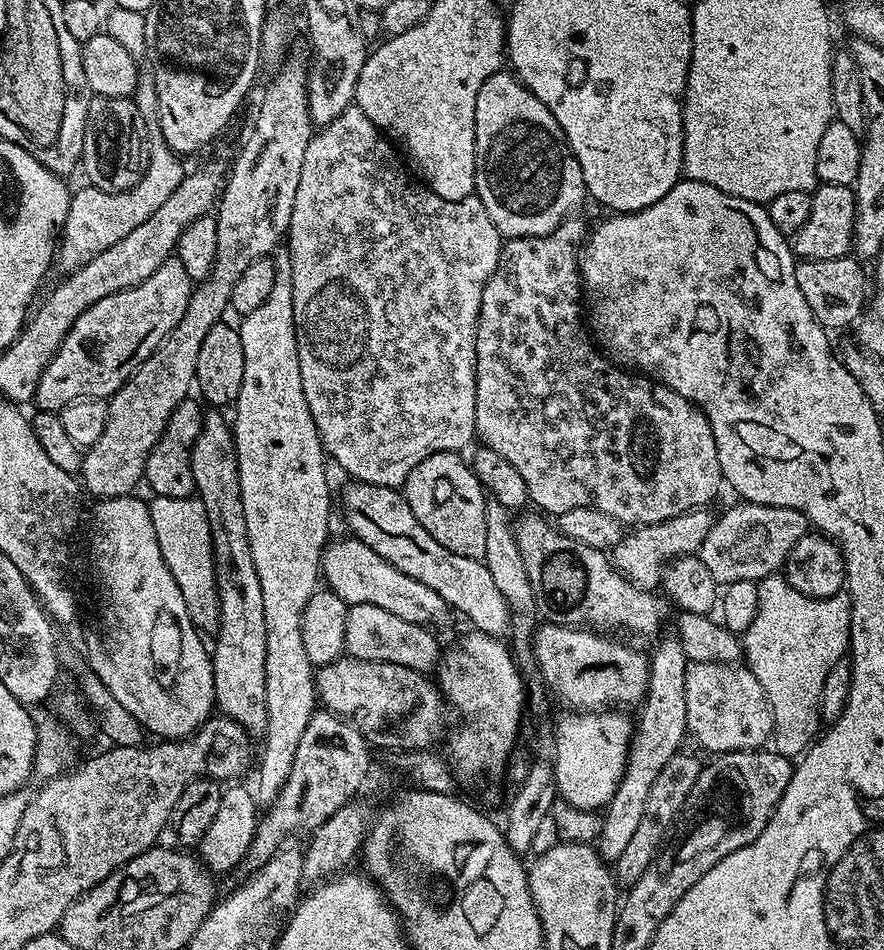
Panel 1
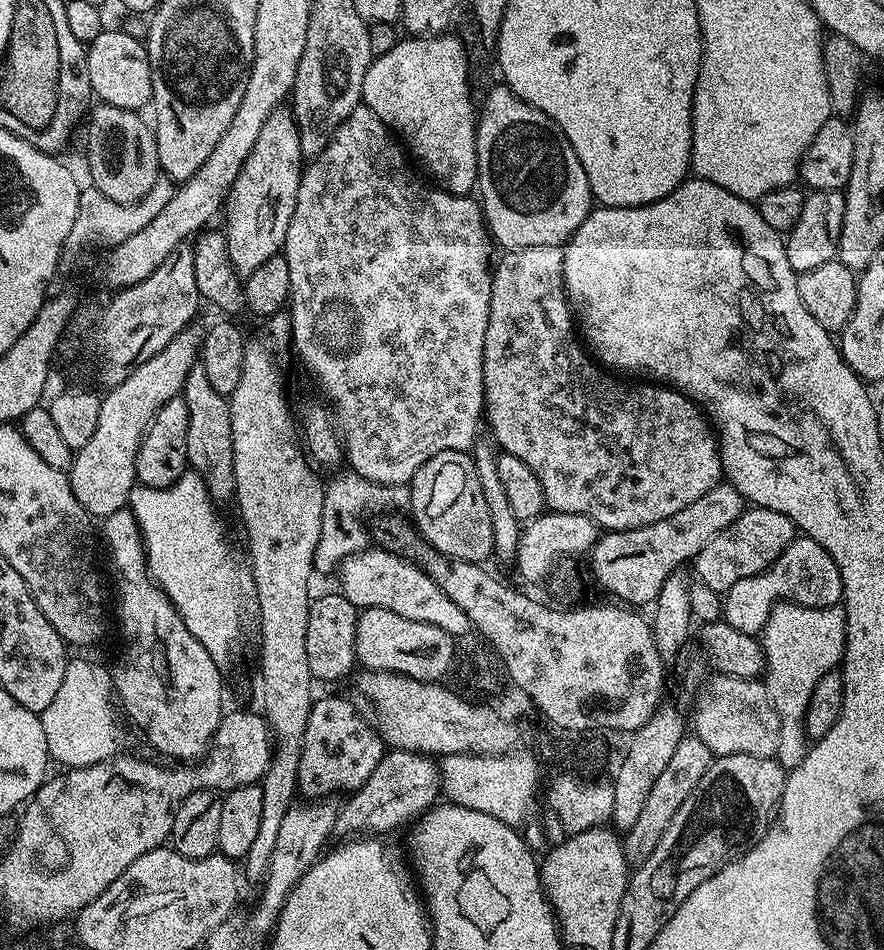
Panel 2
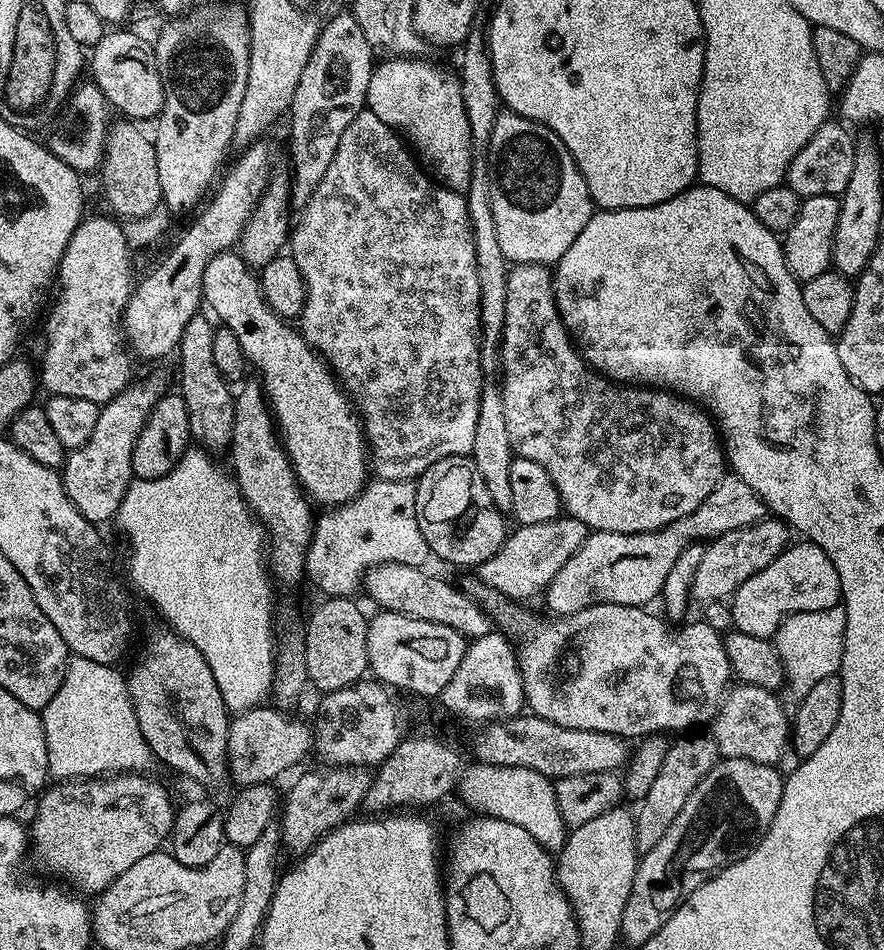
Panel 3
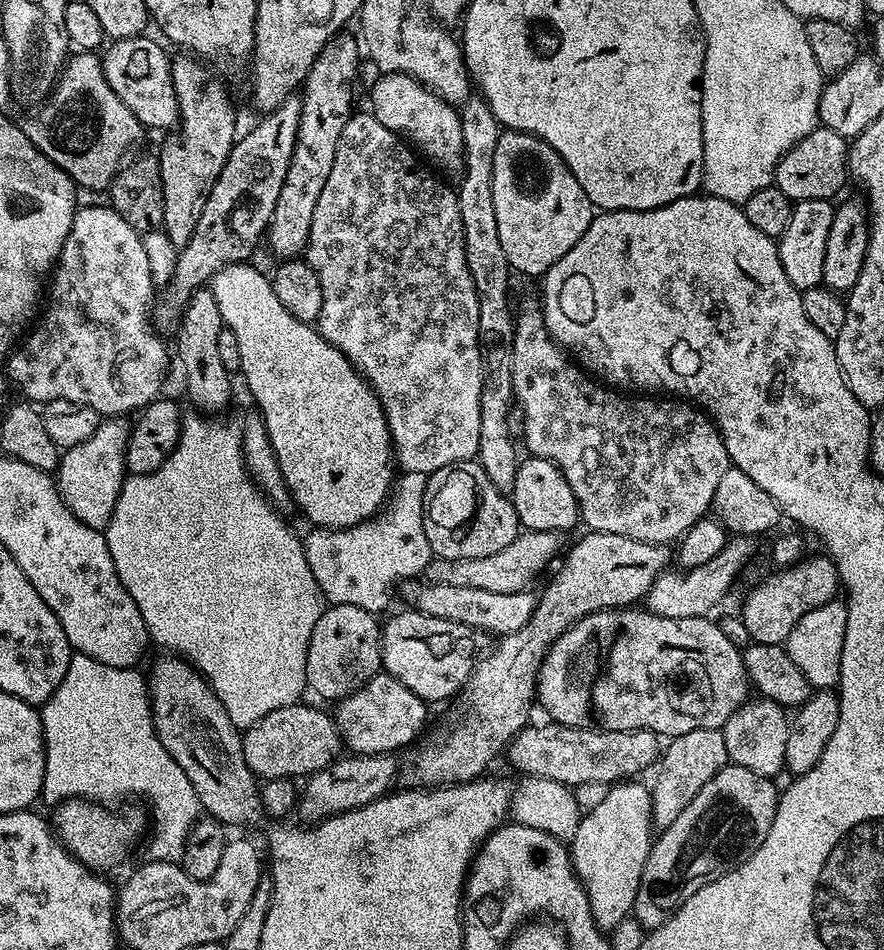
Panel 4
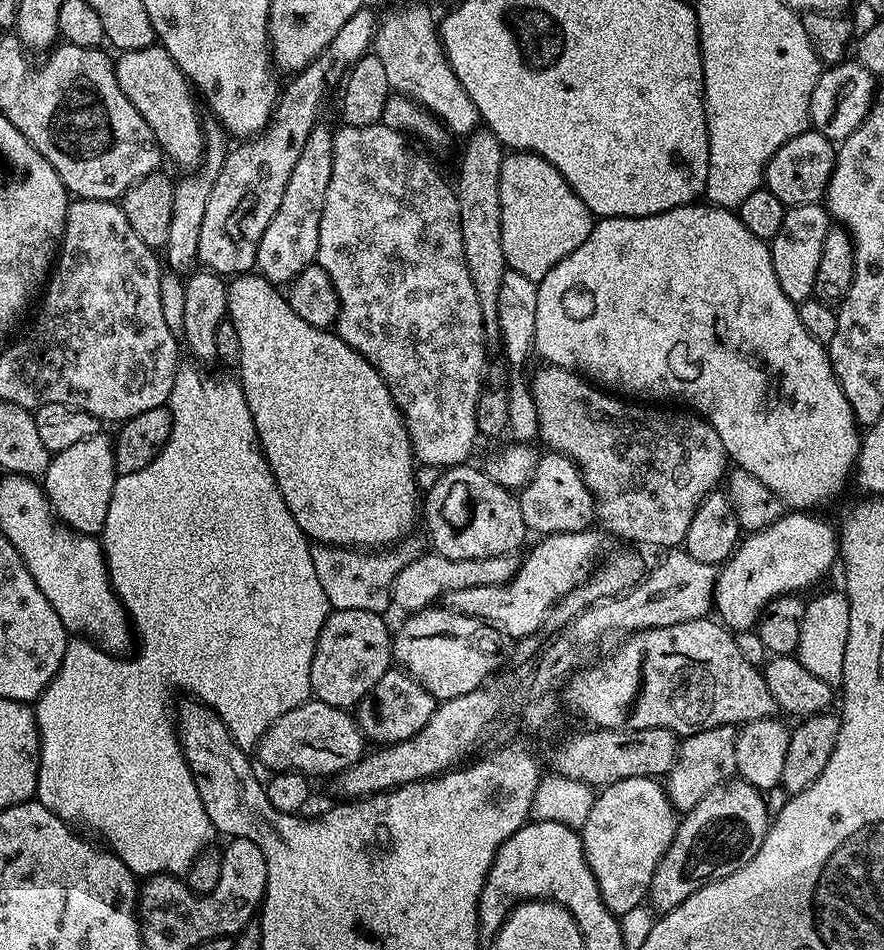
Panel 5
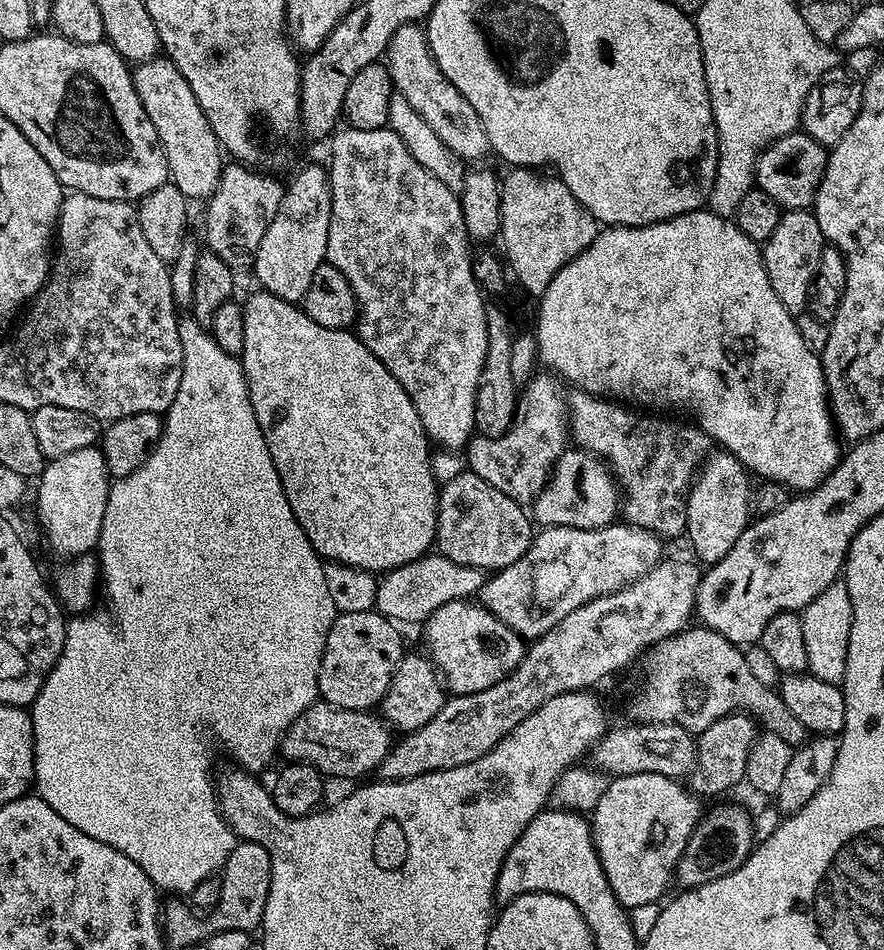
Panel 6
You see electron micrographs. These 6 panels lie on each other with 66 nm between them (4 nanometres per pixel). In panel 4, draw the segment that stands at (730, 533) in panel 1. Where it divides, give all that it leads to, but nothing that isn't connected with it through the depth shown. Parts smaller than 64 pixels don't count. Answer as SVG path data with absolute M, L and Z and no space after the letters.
M733 535L727 544L706 562L697 568L687 570L665 570L652 583L646 597L647 611L666 618L698 618L708 616L711 608L727 594L732 583L740 576L740 571L748 564L748 559L755 554L756 548L746 536Z

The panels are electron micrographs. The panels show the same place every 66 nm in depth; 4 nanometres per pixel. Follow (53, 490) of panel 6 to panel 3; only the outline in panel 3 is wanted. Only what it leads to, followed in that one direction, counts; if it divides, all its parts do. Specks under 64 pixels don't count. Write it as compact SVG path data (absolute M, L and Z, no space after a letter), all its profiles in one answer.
M154 381L145 384L133 382L122 394L118 394L108 404L101 407L98 423L94 426L94 434L80 448L73 448L67 453L62 479L64 489L78 506L80 513L90 523L104 526L104 523L115 517L120 508L122 498L126 494L128 485L132 483L132 455L134 442L138 442L138 434L142 434L142 426L152 412L157 400L162 395L162 389Z

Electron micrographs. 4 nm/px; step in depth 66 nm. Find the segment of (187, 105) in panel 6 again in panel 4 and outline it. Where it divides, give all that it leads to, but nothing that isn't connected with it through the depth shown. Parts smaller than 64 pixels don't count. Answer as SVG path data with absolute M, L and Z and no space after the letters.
M132 37L111 43L109 45L111 47L102 56L103 70L114 94L117 94L119 100L129 107L130 112L138 118L143 127L158 130L170 127L173 129L179 121L179 112L177 110L177 95L174 94L171 59L156 41L146 37Z

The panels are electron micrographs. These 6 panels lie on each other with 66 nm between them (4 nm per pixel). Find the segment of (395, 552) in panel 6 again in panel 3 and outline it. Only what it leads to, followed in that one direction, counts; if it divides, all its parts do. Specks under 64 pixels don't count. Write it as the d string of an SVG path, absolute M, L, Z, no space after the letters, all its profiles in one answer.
M239 251L214 253L210 262L206 262L206 270L202 270L202 290L203 303L212 307L211 315L217 321L220 319L219 323L223 327L234 330L234 338L238 338L242 346L245 361L251 367L253 364L264 375L264 395L272 409L278 435L305 496L317 505L324 504L322 506L341 505L354 499L370 480L370 449L366 443L361 417L354 411L348 393L341 388L340 381L328 367L328 361L304 341L300 331L277 312L273 312L264 301L257 273L249 268L248 263L240 257Z

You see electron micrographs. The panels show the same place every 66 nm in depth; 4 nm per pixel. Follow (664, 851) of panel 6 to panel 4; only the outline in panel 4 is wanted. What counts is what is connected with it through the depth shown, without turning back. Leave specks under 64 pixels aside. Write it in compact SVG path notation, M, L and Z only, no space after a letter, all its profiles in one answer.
M617 782L592 809L585 811L578 822L578 834L570 842L572 869L584 884L590 902L590 910L596 925L605 930L614 929L623 919L633 915L632 907L638 898L638 882L642 882L642 870L652 849L654 825L652 823L652 793L640 782Z

